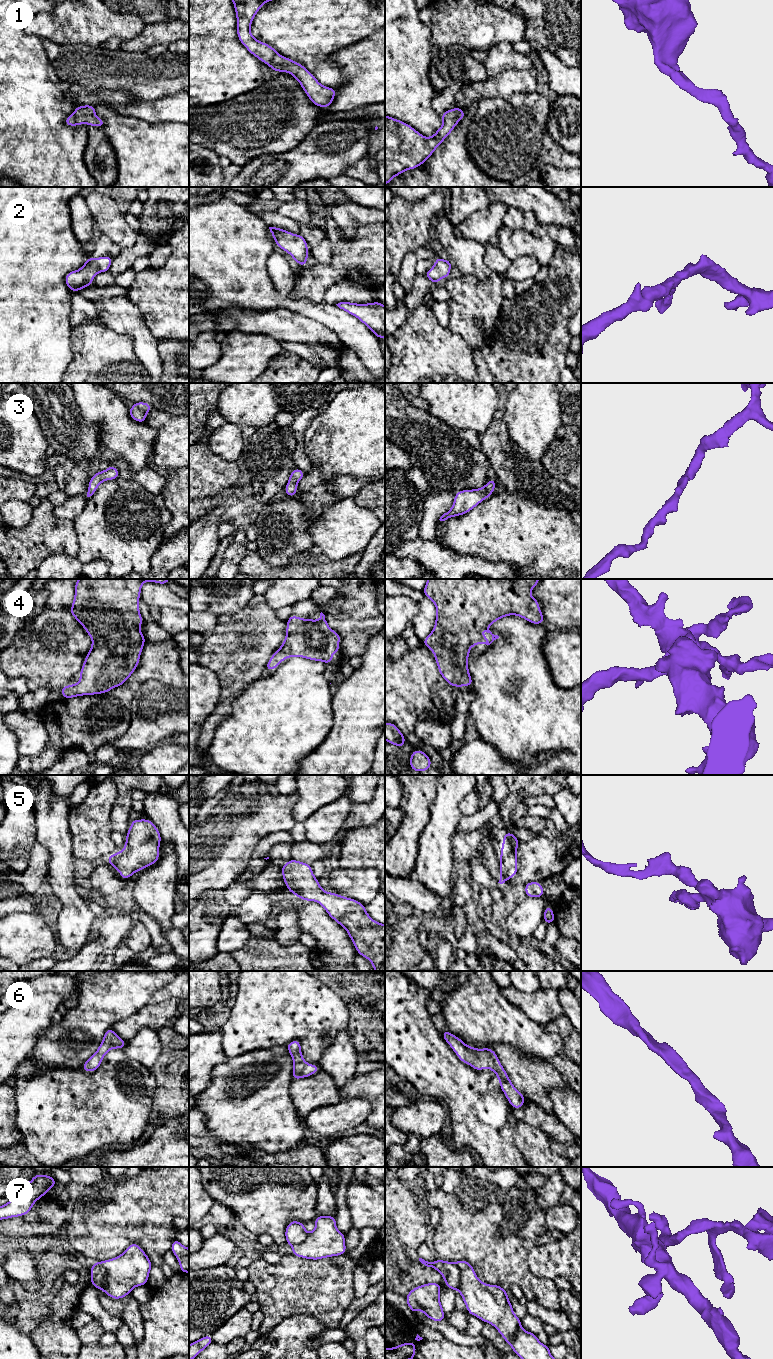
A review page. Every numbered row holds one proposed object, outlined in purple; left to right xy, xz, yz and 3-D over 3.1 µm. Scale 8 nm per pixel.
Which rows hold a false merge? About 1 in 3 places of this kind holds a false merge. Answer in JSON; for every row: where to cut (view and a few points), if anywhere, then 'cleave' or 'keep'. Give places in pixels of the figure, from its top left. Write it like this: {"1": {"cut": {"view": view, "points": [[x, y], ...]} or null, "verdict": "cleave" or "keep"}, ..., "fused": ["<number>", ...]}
{"1": {"cut": null, "verdict": "keep"}, "2": {"cut": null, "verdict": "keep"}, "3": {"cut": null, "verdict": "keep"}, "4": {"cut": null, "verdict": "keep"}, "5": {"cut": null, "verdict": "keep"}, "6": {"cut": null, "verdict": "keep"}, "7": {"cut": {"view": "xy", "points": [[96, 1262], [104, 1272], [104, 1286], [102, 1289]]}, "verdict": "cleave"}, "fused": ["7"]}

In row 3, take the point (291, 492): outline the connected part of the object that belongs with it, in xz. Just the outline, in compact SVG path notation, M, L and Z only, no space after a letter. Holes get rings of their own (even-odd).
M295 468L294 470L292 470L288 483L286 487L284 488L285 493L289 497L294 497L297 494L296 486L299 483L299 481L304 477L304 475L305 475L305 472L303 472L299 468Z

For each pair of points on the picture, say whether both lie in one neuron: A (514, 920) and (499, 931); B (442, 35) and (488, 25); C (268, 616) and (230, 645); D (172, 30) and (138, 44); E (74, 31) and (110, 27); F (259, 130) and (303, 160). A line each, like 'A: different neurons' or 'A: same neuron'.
A: different neurons
B: same neuron
C: same neuron
D: same neuron
E: same neuron
F: different neurons

